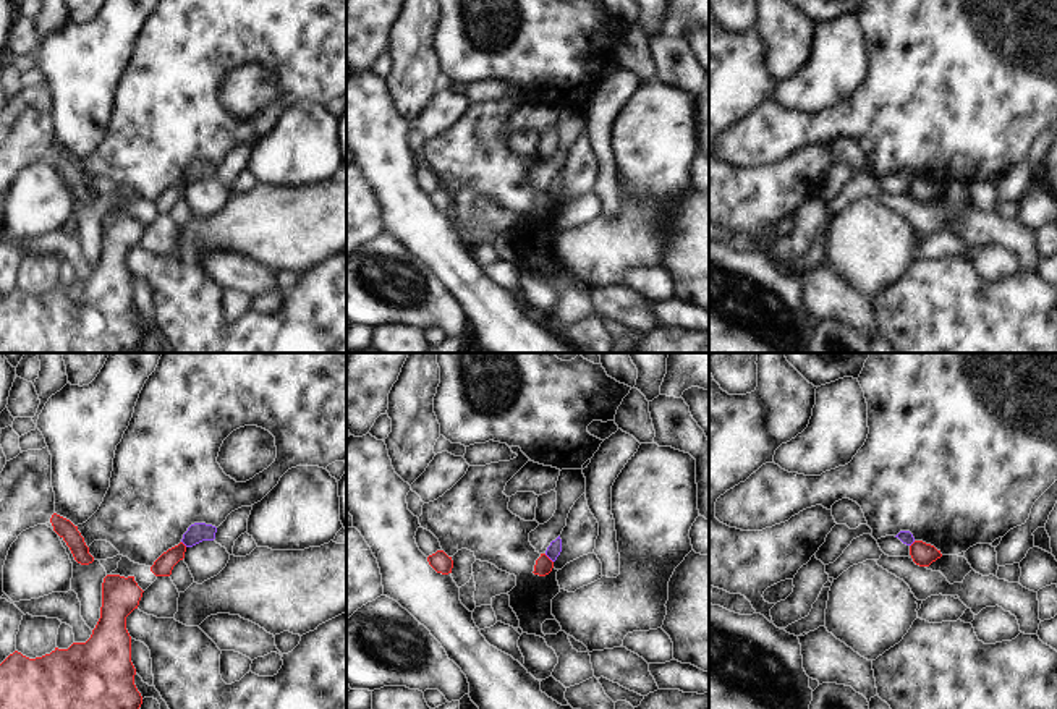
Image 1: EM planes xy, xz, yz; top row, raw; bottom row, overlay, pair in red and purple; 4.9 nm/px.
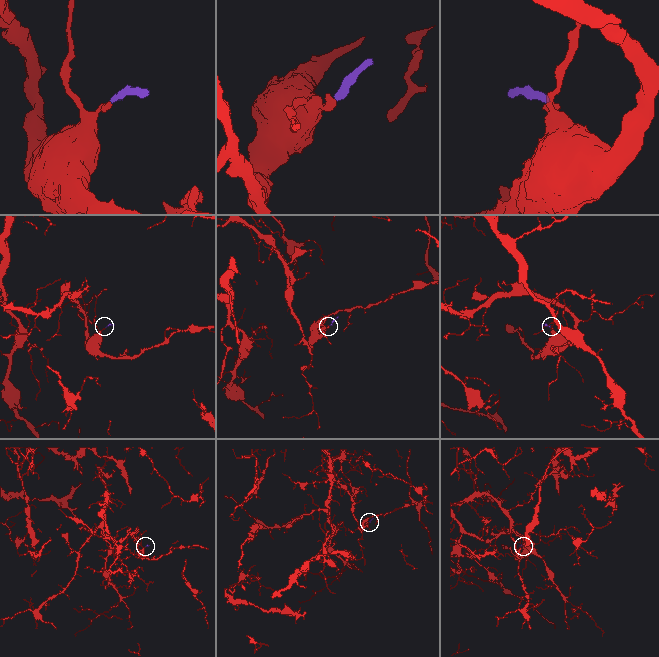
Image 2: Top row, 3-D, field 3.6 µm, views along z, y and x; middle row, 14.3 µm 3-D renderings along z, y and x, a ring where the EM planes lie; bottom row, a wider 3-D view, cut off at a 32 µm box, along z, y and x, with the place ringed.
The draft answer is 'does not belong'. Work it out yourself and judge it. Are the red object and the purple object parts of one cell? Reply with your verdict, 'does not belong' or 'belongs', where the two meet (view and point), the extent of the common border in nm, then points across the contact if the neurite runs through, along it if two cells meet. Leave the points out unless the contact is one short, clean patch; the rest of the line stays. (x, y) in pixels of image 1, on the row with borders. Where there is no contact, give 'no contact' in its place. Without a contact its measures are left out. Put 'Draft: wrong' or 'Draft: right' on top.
Draft: right
does not belong; contact xz (549, 559); length 60 nm; border xz (544, 554), (552, 562)

